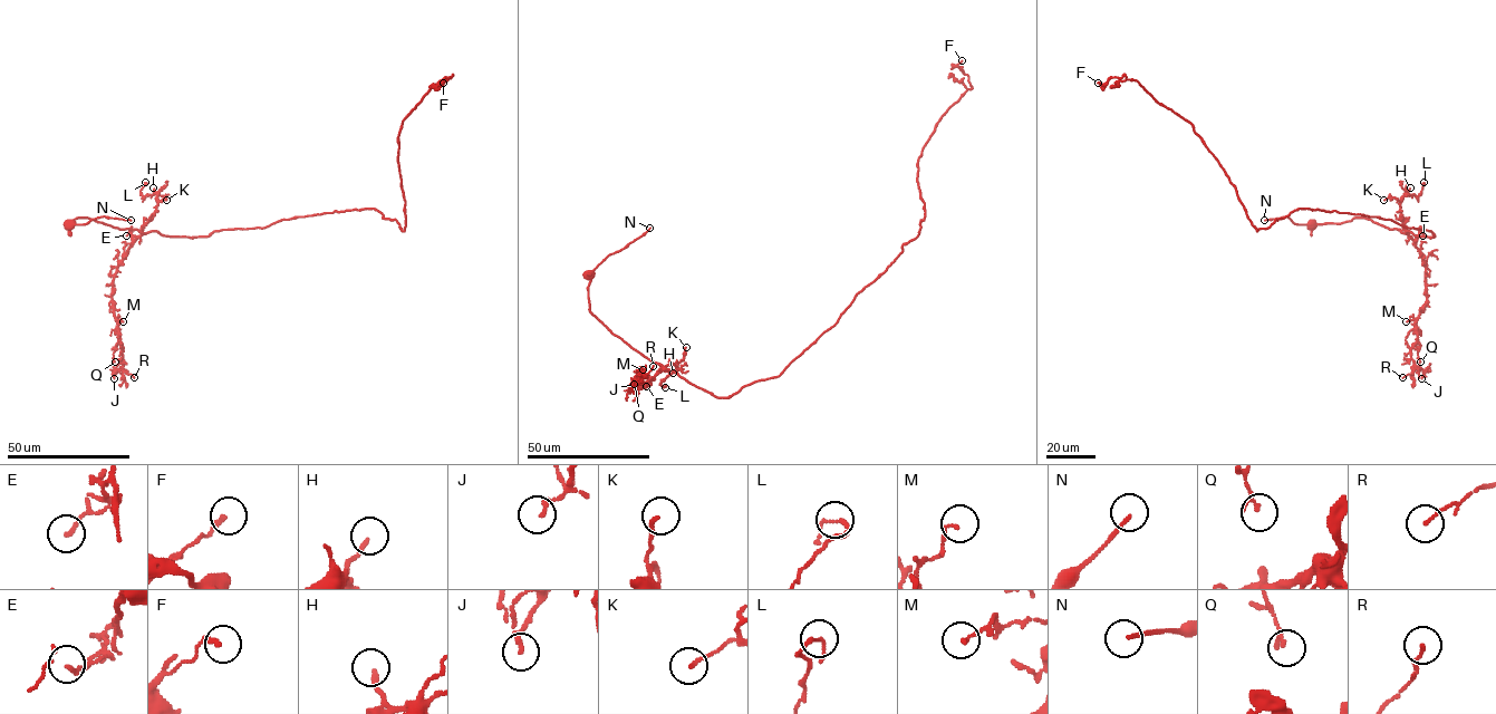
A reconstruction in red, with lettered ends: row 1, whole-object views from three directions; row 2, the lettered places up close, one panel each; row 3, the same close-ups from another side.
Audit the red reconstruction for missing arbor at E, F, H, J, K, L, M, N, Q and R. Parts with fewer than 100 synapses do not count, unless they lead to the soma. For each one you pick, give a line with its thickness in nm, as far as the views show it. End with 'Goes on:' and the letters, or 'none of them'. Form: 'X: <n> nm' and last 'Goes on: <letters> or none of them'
N: 140 nm
Goes on: N

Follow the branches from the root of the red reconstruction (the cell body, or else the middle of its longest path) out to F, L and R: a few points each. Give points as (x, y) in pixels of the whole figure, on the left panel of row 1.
F: (69, 224), (89, 218), (204, 237), (374, 209), (403, 231), (398, 135), (453, 75), (443, 83)
L: (69, 224), (77, 218), (89, 218), (144, 233), (142, 228), (157, 204), (156, 192), (141, 194), (145, 182)
R: (69, 224), (77, 218), (89, 218), (145, 232), (128, 249), (112, 283), (123, 369), (134, 377)

